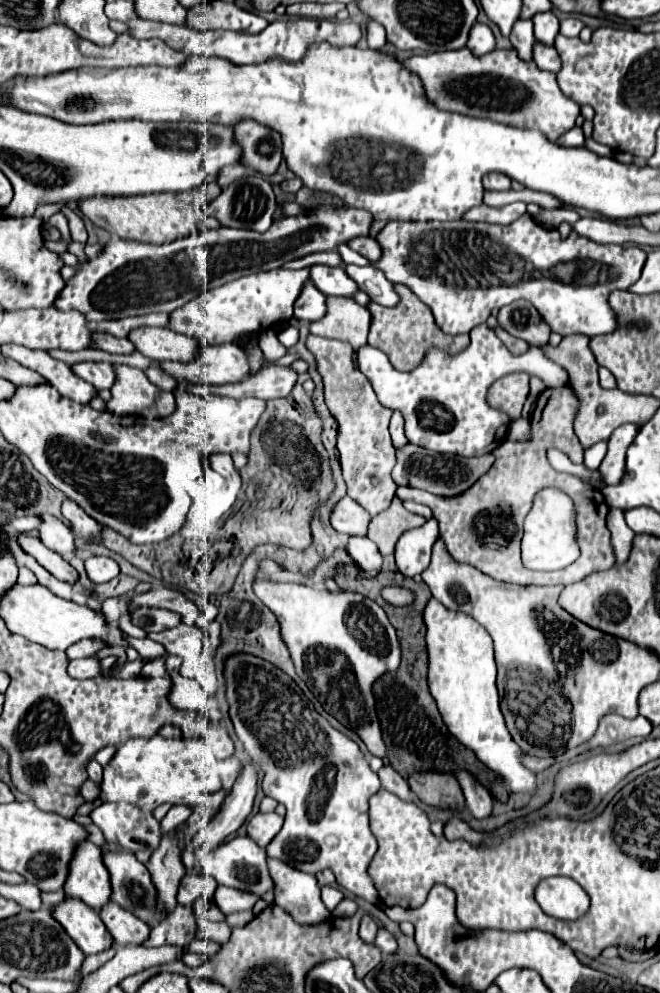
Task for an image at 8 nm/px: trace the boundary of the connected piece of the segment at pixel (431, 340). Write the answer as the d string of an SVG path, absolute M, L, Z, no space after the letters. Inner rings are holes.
M393 285L393 287L397 289L397 295L401 297L397 307L383 307L383 305L377 305L377 303L367 305L367 309L371 313L371 327L369 327L367 343L381 349L389 357L389 361L395 369L413 371L425 359L425 353L431 347L445 349L447 353L461 353L469 345L469 335L467 333L457 335L457 337L445 335L437 327L431 309L427 305L423 305L421 299L411 289L407 289L405 285Z

